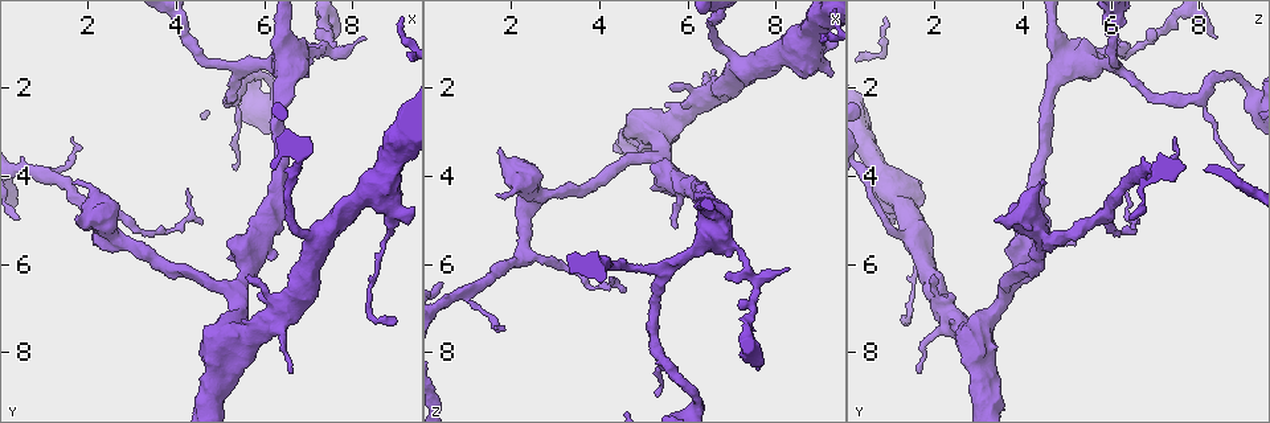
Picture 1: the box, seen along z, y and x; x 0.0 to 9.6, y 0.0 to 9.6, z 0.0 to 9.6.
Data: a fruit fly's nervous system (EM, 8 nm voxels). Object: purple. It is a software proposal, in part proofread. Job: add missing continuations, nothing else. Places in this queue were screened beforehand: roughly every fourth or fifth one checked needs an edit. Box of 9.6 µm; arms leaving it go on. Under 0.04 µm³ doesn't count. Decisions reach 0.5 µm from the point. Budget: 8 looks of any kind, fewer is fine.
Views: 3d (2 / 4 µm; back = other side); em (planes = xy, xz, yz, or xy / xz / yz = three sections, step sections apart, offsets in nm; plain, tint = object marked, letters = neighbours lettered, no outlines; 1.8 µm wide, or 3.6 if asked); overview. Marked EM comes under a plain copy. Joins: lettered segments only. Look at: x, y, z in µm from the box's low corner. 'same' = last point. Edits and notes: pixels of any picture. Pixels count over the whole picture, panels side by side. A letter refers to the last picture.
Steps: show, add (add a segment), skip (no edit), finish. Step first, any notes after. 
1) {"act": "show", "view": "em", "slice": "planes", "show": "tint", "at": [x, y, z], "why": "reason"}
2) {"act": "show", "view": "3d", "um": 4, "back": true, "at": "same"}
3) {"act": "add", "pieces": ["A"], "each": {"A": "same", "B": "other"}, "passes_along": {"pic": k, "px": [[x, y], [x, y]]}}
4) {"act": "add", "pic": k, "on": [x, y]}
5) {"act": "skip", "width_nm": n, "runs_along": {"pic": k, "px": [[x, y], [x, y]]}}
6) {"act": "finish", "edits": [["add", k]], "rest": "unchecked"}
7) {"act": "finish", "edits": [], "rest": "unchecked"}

{"act": "show", "view": "em", "slice": "xy", "step": 8, "show": "letters", "at": [7.55, 0.90, 8.40]}

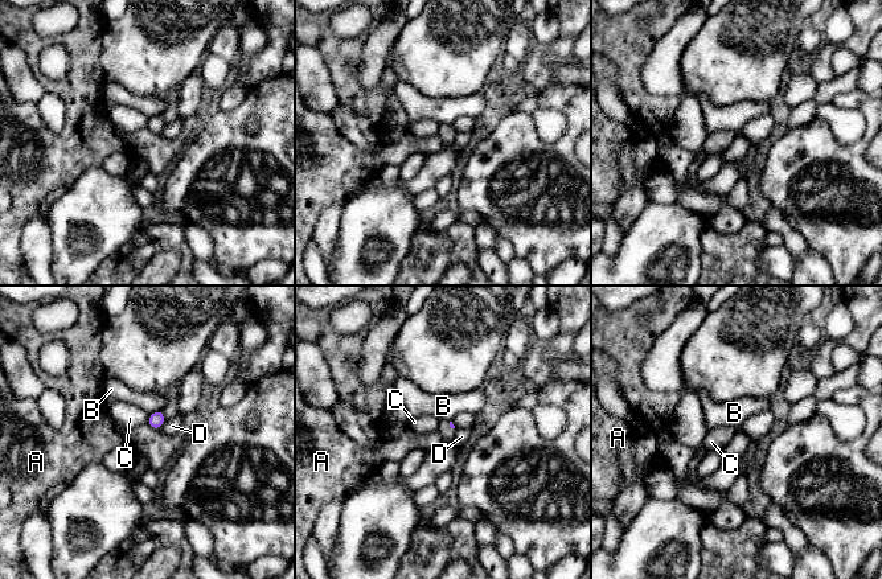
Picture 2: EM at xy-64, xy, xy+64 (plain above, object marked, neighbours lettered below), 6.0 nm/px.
{"act": "skip", "each": {"A": "other", "B": "other", "C": "other", "D": "other"}, "border": {"pic": 2, "px": [[146, 423], [152, 428], [160, 430]]}, "found": "no lettered segment goes on from it"}

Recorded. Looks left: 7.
{"act": "show", "view": "3d", "um": 2, "at": [8.25, 0.80, 6.05], "why": "branch stops here"}

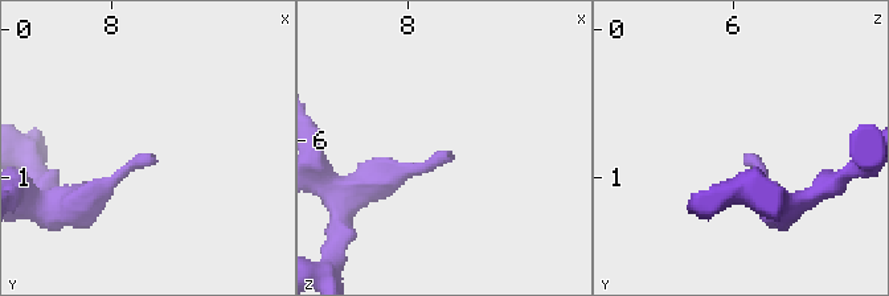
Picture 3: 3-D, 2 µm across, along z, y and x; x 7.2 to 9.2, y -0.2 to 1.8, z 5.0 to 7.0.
{"act": "show", "view": "em", "um": 3.6, "slice": "yz", "step": 4, "show": "tint", "at": [8.26, 0.84, 6.06], "why": "now the EM"}

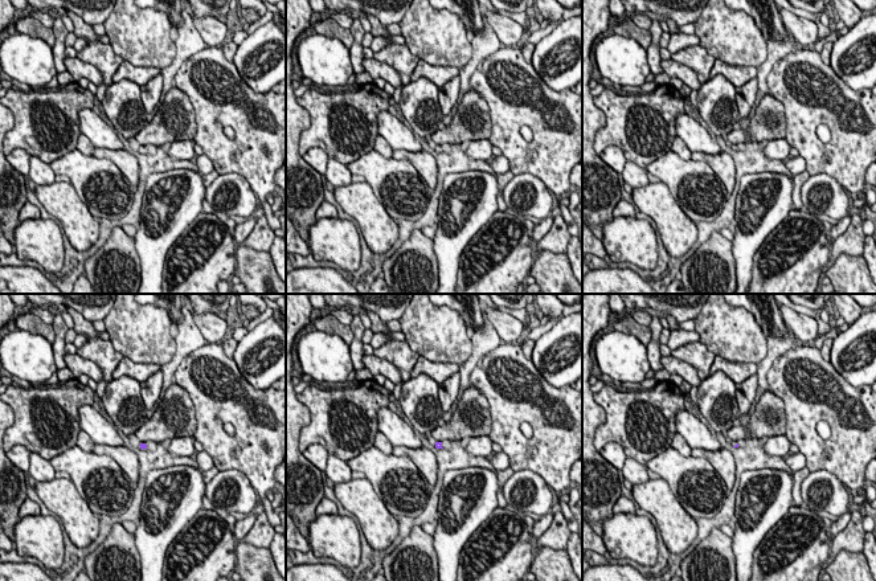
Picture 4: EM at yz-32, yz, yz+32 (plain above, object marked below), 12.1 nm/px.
{"act": "show", "view": "em", "um": 3.6, "slice": "yz", "step": 4, "show": "letters", "at": "same"}

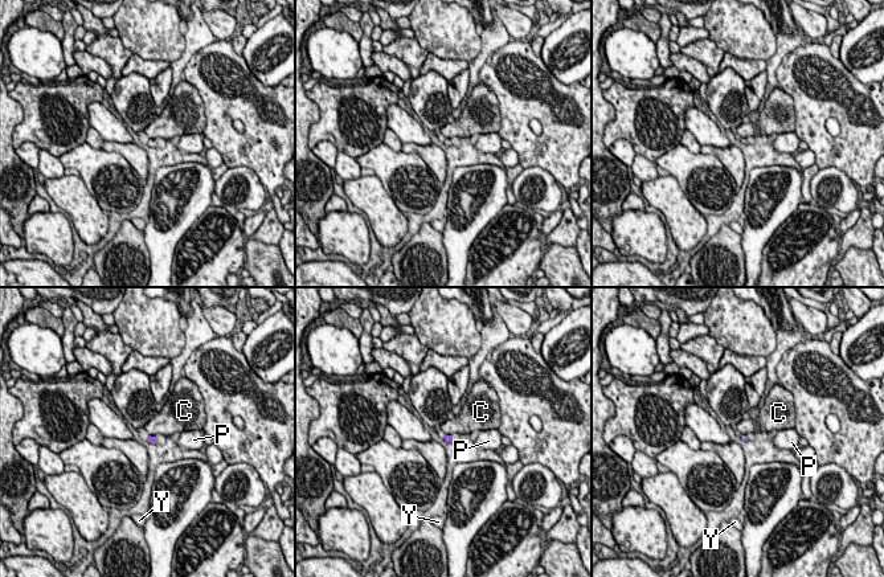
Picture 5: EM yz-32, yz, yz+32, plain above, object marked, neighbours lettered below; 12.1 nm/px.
{"act": "skip", "longest_contact_nm": ["C", 70], "each": {"C": "other", "P": "other", "Y": "other"}, "border": {"pic": 5, "px": [[150, 434], [154, 436]]}, "found": "no lettered segment goes on from it"}

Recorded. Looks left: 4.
{"act": "show", "view": "em", "um": 3.6, "slice": "yz", "step": 16, "show": "tint", "at": [4.70, 7.35, 2.70], "why": "stops while still wide"}

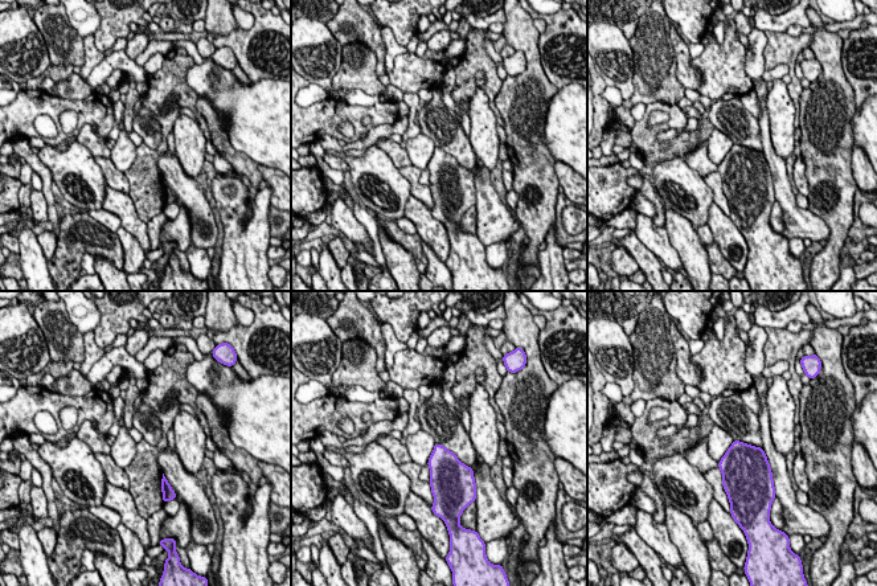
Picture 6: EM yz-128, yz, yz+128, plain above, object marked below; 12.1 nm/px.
{"act": "show", "view": "em", "um": 3.6, "slice": "planes", "show": "letters", "at": "same"}

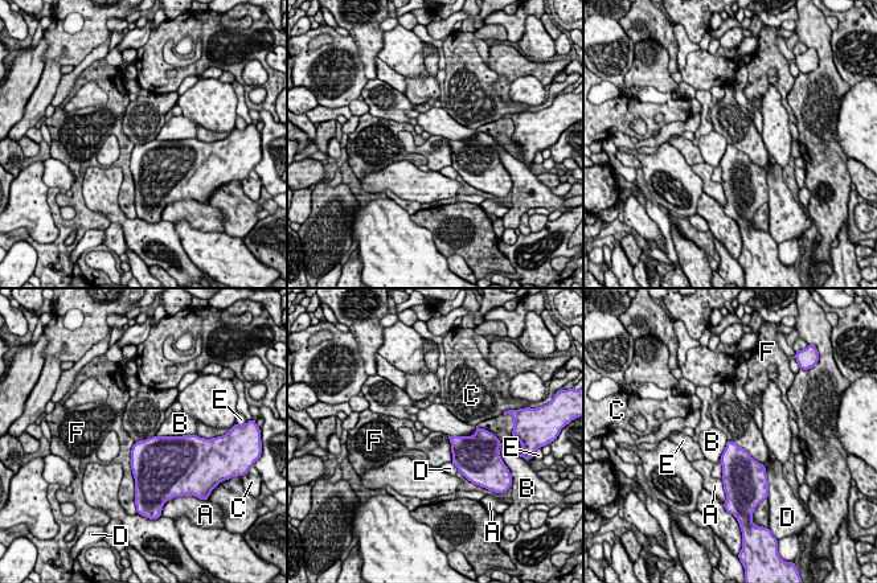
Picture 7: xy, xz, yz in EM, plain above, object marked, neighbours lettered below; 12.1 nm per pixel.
{"act": "skip", "longest_contact_nm": ["F", 500], "each": {"A": "other", "B": "other", "C": "other", "D": "other", "E": "other", "F": "other"}, "found": "none of them fits"}

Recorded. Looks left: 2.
{"act": "finish", "edits": [], "rest": "unchecked"}

